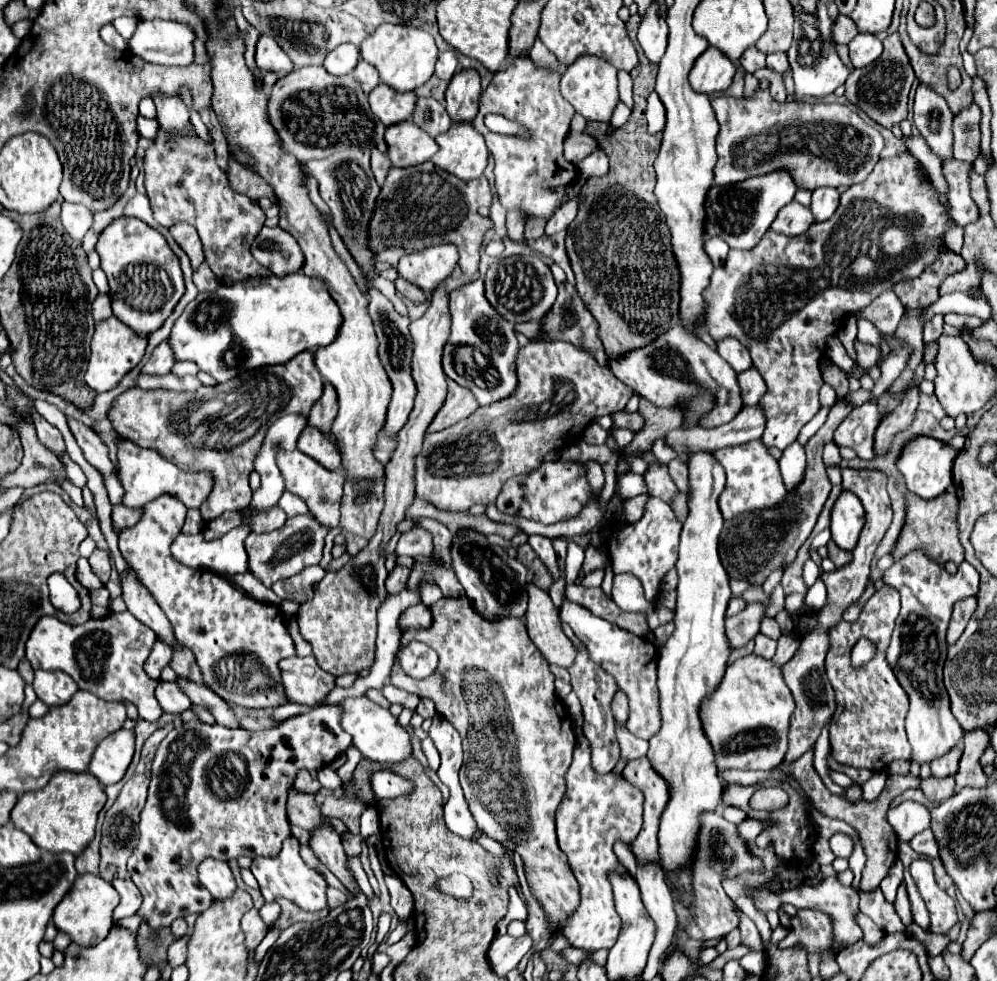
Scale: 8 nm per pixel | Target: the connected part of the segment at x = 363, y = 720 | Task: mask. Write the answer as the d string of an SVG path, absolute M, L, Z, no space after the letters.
M365 695L343 699L339 705L343 705L341 727L353 737L353 745L363 753L363 757L377 763L399 763L411 755L411 735L397 725L397 719L387 709L375 705Z

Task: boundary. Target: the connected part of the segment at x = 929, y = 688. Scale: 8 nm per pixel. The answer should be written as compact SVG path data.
M915 549L895 561L885 571L883 581L895 587L901 593L903 601L903 611L897 617L891 647L887 649L887 661L911 701L905 729L913 747L913 761L917 761L919 765L931 763L963 739L963 731L951 715L951 705L943 685L943 663L947 659L945 631L951 617L951 603L955 603L955 599L977 593L979 573L973 565L963 561L959 565L959 571L955 575L949 575L945 567L929 559L925 551Z

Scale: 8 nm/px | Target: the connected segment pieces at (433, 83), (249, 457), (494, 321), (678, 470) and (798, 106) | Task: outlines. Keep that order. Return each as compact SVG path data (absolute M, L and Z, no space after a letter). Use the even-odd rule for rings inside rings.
M431 77L425 85L421 85L419 89L415 89L417 97L433 97L433 99L439 99L441 103L445 101L445 89L447 89L447 81L439 79L439 77Z
M303 351L291 363L245 371L227 383L199 387L195 393L143 391L131 387L113 401L107 417L119 437L141 447L159 447L167 459L179 463L185 471L211 471L215 475L215 487L201 505L203 519L211 521L225 511L249 507L253 497L249 475L267 429L275 419L291 411L309 415L311 403L321 393L323 379L315 371L313 351Z
M475 279L467 285L451 291L451 337L443 351L443 369L449 379L467 387L481 407L511 397L517 389L515 359L519 343L513 325L507 323L485 299L483 279ZM475 351L487 359L487 367L475 363Z
M671 461L667 467L669 467L669 475L675 481L675 485L679 487L679 491L689 495L689 471L687 471L687 465L683 465L681 461Z
M761 83L759 91L751 99L737 97L717 97L711 101L713 111L719 121L717 135L717 165L713 185L735 185L751 177L769 175L775 171L785 171L793 177L799 189L815 191L817 187L849 187L867 179L879 161L879 153L885 143L881 133L865 123L849 105L843 103L777 103L769 95L769 85Z

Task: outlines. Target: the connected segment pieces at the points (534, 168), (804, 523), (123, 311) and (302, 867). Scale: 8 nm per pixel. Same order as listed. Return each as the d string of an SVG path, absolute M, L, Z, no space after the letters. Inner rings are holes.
M529 57L515 59L495 73L491 85L481 95L479 113L473 119L473 127L483 133L495 159L495 189L501 205L505 209L519 207L529 217L551 217L565 195L565 185L573 183L577 177L575 165L563 159L563 141L569 133L575 109L561 97L559 79L559 73L535 67ZM487 113L499 113L523 123L533 133L533 139L525 141L521 137L491 133L483 125L483 117Z
M837 403L831 409L825 425L807 441L807 445L805 445L807 469L805 469L803 481L793 491L789 491L779 505L769 507L769 509L747 511L747 513L737 515L735 519L725 521L721 537L719 537L719 555L721 555L721 563L727 569L729 577L743 579L743 581L751 583L753 587L761 587L775 569L783 569L795 559L797 549L811 535L811 531L817 523L817 517L831 491L831 481L827 477L825 463L821 457L823 445L833 439L833 431L849 415L849 411L851 411L849 405Z
M119 217L101 233L95 249L101 255L101 269L109 279L113 315L143 337L157 331L185 293L179 259L165 237L141 219Z
M287 837L283 841L283 849L279 851L277 857L253 859L251 871L253 871L267 903L275 901L277 897L285 897L285 899L291 899L293 903L297 903L299 907L303 907L305 911L321 911L327 907L327 901L325 901L327 881L321 873L317 873L305 865L305 861L299 855L299 841L295 837Z

